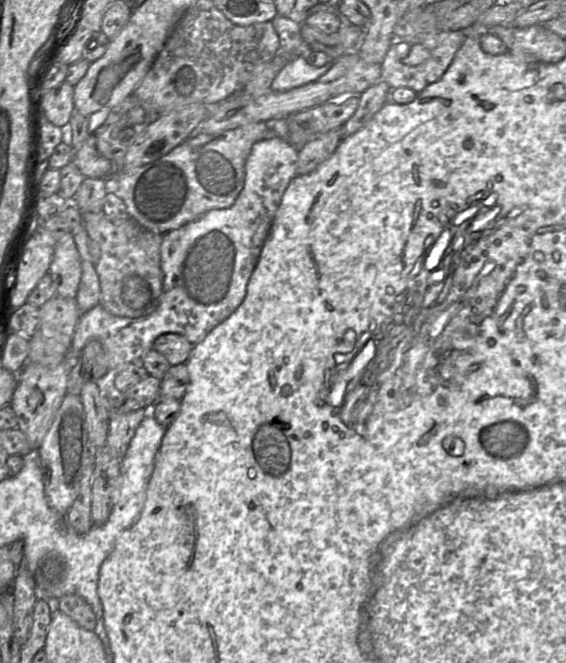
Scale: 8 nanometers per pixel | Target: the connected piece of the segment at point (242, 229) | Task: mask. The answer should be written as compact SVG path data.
M276 136L271 139L261 140L256 142L251 149L249 156L245 162L245 182L242 191L240 192L239 196L237 197L234 204L229 208L224 209L217 209L211 210L203 215L198 220L190 222L177 230L173 230L167 234L163 235L163 240L161 243L161 269L163 272L163 292L159 300L159 304L157 308L148 316L141 317L141 318L128 318L128 317L119 317L109 313L101 304L96 305L95 307L91 308L90 310L81 313L79 320L75 326L72 343L70 349L67 353L68 357L68 372L76 365L80 353L82 352L83 348L86 344L92 340L98 340L102 343L108 361L108 369L109 369L109 379L106 380L106 383L110 383L111 376L114 372L120 370L121 368L132 364L132 363L139 363L141 358L150 350L153 350L153 343L154 341L163 334L179 334L184 336L189 342L193 345L201 342L205 339L208 333L213 330L217 325L227 319L243 302L246 291L247 285L250 280L250 277L258 263L262 248L264 243L269 235L275 214L280 206L282 197L291 183L291 181L298 175L297 174L297 164L298 164L298 149L292 145L290 142L281 139L280 137Z

